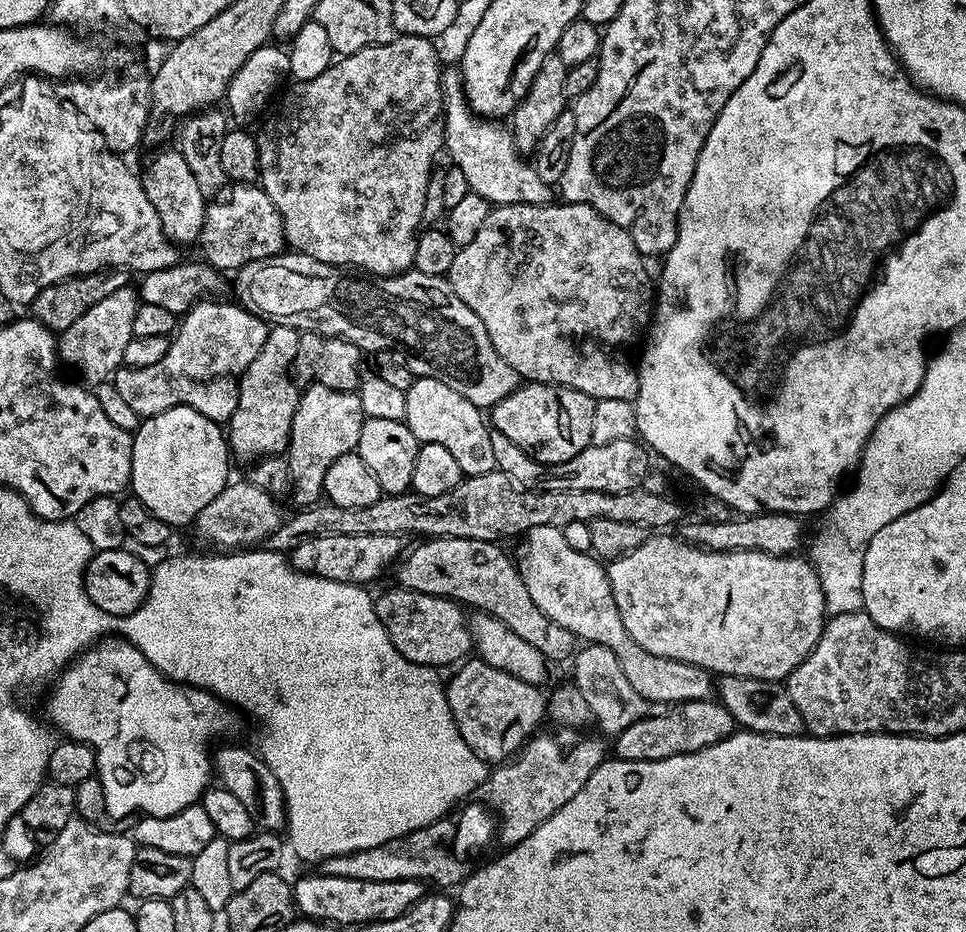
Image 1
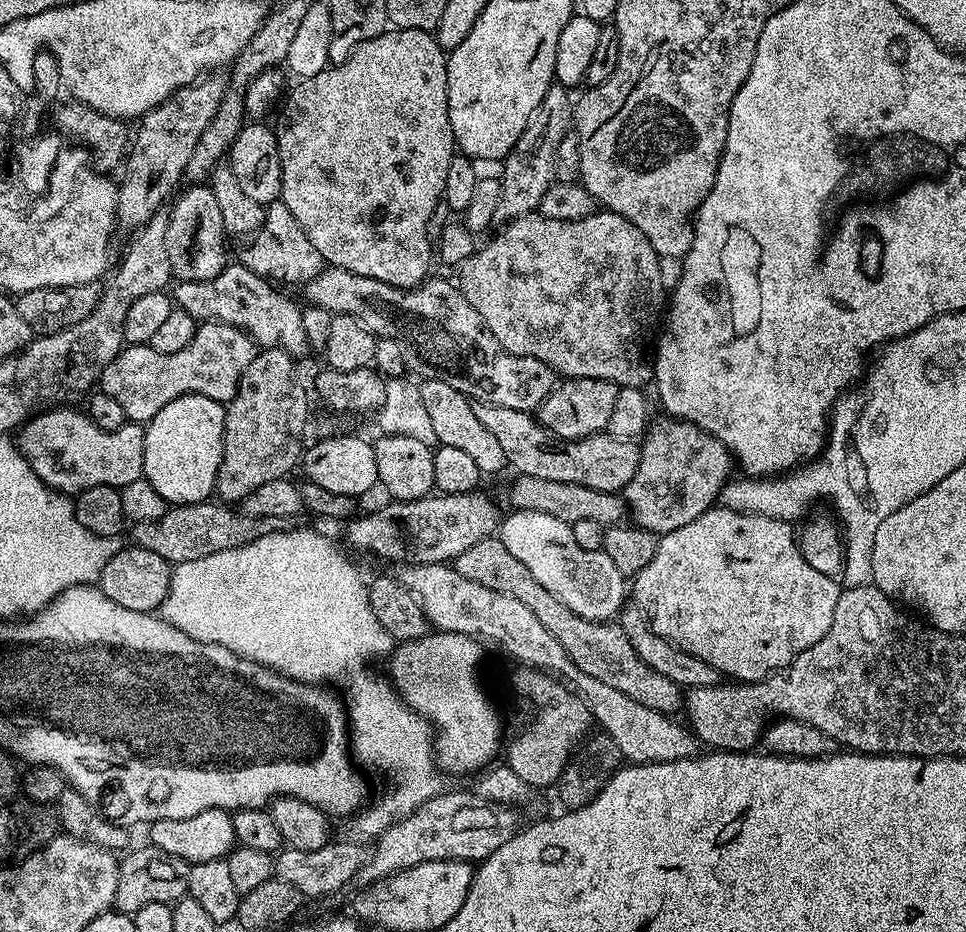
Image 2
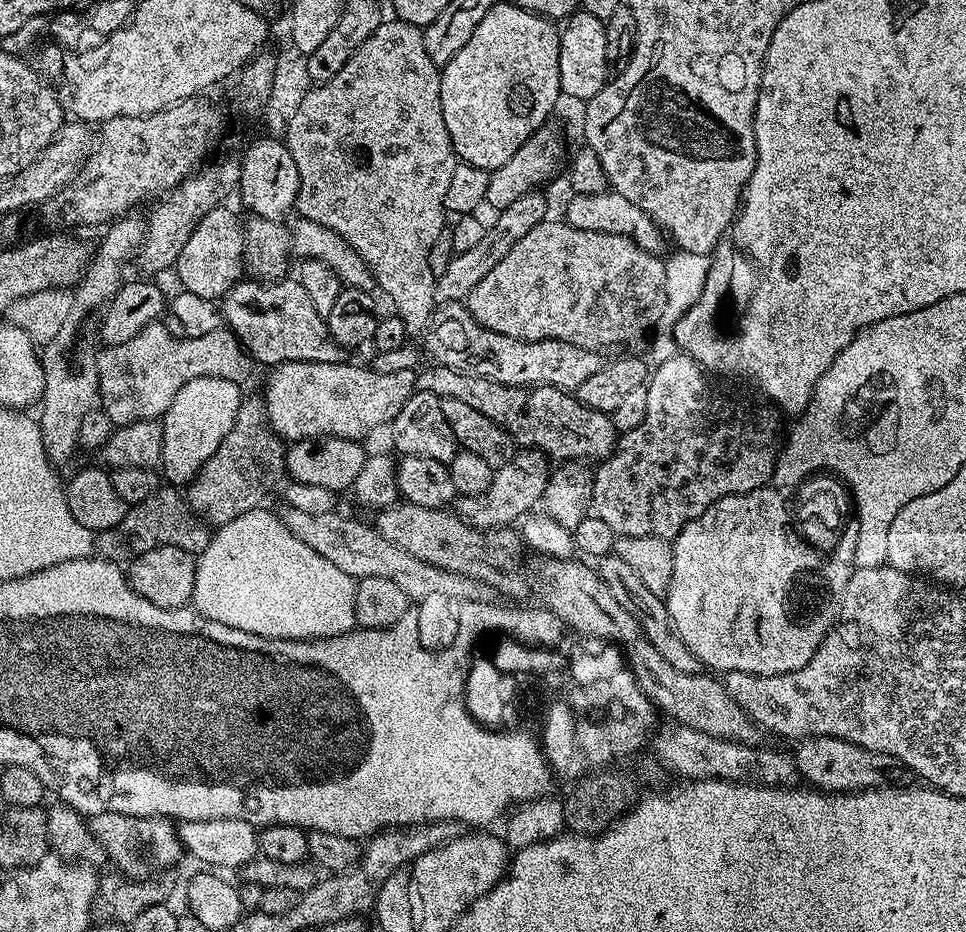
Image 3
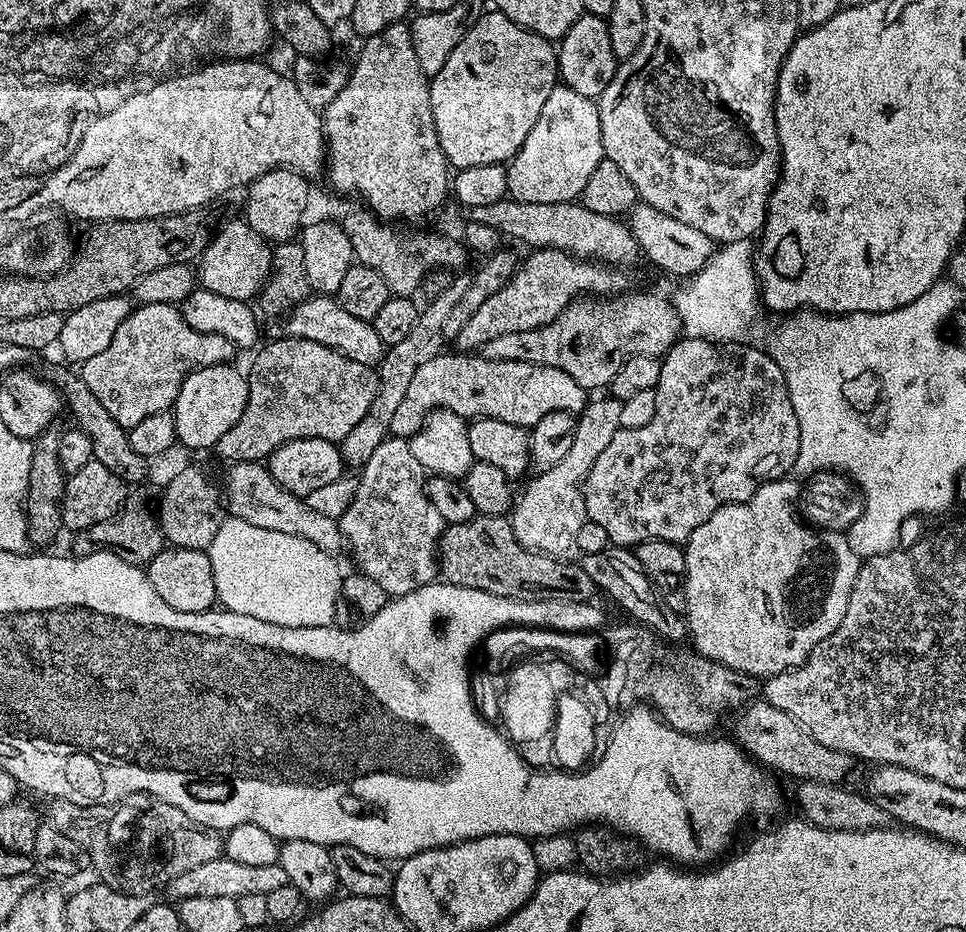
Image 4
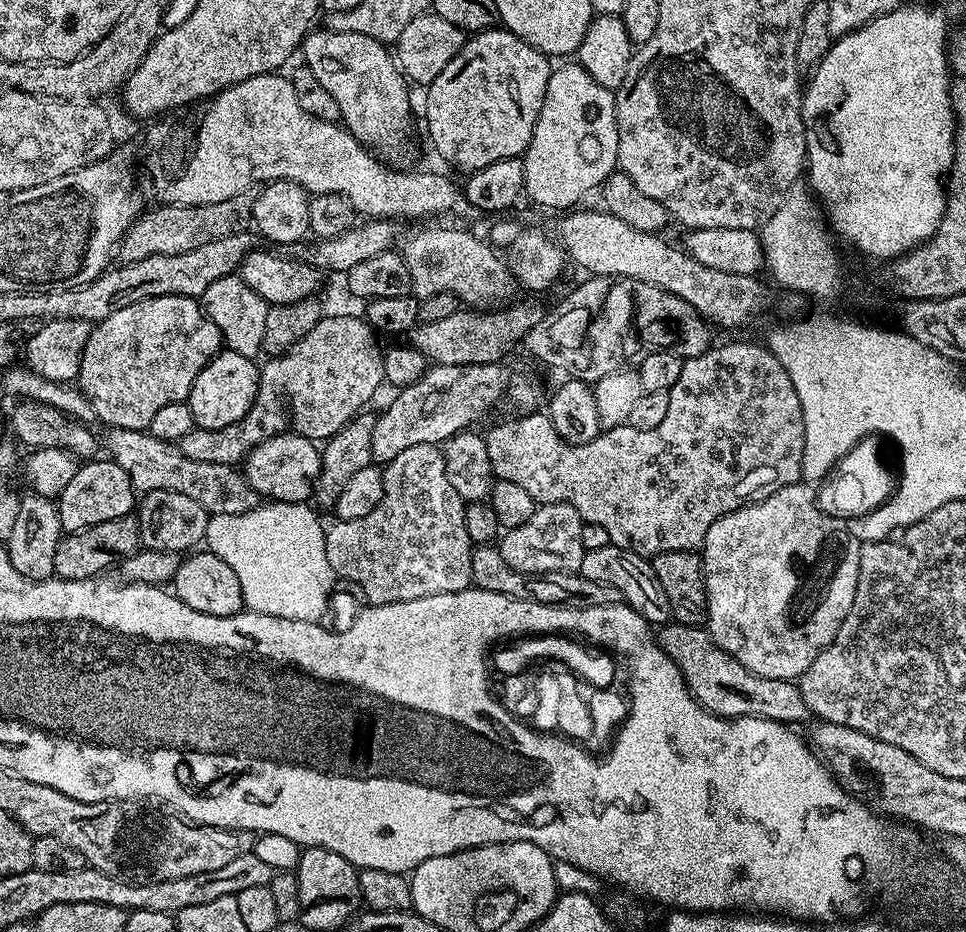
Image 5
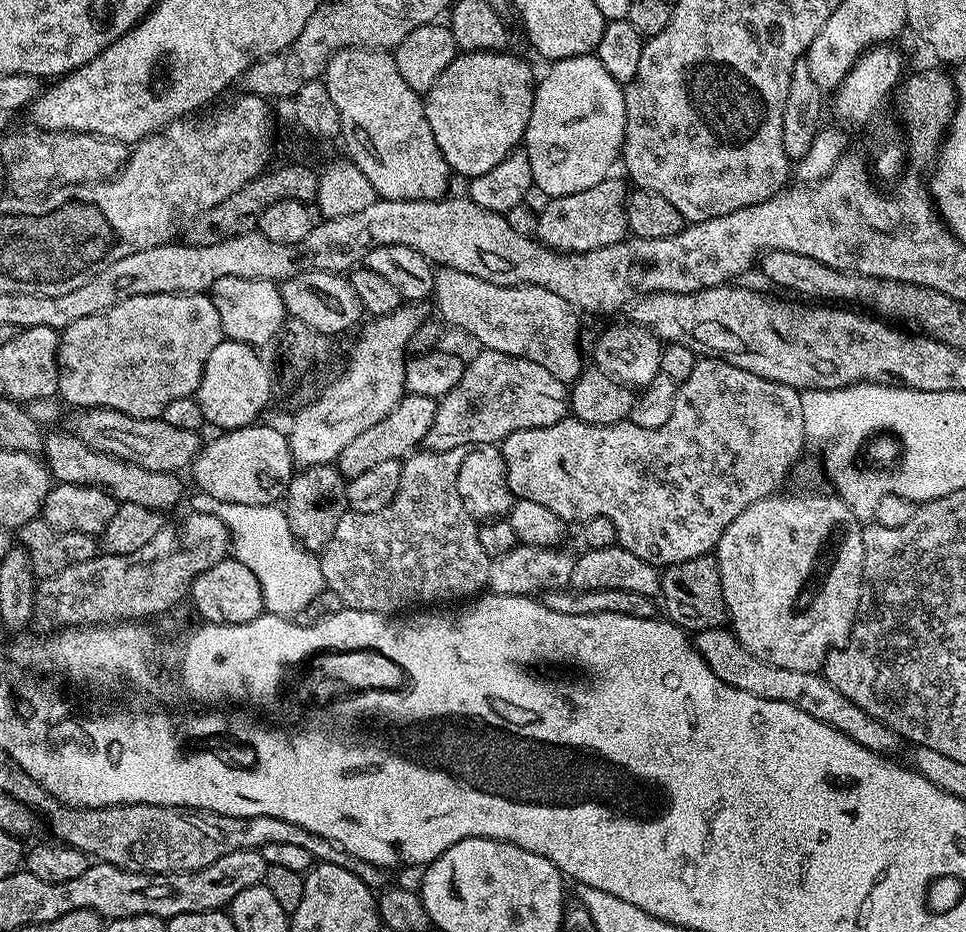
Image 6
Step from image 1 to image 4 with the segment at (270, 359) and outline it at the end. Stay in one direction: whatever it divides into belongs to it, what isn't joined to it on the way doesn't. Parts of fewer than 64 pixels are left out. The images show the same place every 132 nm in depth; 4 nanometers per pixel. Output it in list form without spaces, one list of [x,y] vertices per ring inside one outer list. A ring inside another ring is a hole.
[[[184,468],[158,496],[160,529],[165,541],[174,548],[207,550],[226,518],[226,505],[221,489],[200,468]]]

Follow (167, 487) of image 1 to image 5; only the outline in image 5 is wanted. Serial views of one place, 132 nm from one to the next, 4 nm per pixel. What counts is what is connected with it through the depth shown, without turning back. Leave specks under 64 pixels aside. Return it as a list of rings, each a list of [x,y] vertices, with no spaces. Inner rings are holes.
[[[227,350],[217,352],[216,357],[198,374],[198,378],[194,378],[194,386],[186,401],[196,427],[222,430],[222,426],[238,422],[238,418],[242,418],[250,410],[258,394],[259,381],[260,370],[253,357]]]

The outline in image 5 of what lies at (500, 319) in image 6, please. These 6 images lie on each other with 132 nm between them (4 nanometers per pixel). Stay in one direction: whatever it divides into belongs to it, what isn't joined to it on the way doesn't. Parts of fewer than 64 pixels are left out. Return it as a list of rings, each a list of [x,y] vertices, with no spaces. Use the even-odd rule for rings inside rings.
[[[420,226],[417,232],[412,232],[408,237],[404,240],[404,249],[402,249],[402,255],[404,261],[406,262],[406,266],[410,270],[410,282],[412,283],[411,295],[417,298],[425,298],[428,296],[442,294],[443,292],[449,292],[452,295],[456,295],[458,299],[460,299],[461,305],[467,306],[472,310],[492,310],[497,306],[503,305],[505,302],[511,301],[513,299],[512,296],[512,288],[514,289],[514,281],[512,278],[512,272],[509,271],[507,263],[503,259],[500,260],[497,253],[494,251],[491,244],[488,243],[487,239],[475,236],[472,232],[463,232],[460,228],[424,228],[428,226]]]

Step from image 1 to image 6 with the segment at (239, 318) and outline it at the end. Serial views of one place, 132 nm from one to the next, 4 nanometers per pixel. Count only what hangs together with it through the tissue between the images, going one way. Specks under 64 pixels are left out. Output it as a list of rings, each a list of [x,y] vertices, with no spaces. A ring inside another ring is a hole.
[[[167,292],[126,298],[110,306],[110,310],[70,322],[60,332],[60,349],[56,355],[60,370],[58,392],[63,403],[73,404],[71,407],[76,410],[113,408],[139,420],[155,420],[163,417],[170,402],[196,395],[206,358],[210,358],[214,346],[223,339],[222,322],[218,322],[218,310],[214,310],[211,295]]]

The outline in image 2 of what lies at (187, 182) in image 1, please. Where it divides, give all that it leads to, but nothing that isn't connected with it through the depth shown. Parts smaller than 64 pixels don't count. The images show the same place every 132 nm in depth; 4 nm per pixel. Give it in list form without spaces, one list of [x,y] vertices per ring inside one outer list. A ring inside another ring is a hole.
[[[196,182],[188,188],[172,204],[172,213],[168,216],[168,229],[165,227],[162,232],[162,251],[170,258],[172,274],[176,280],[205,280],[214,278],[226,266],[224,260],[224,240],[226,233],[222,214],[218,210],[218,201],[215,200],[211,187]]]

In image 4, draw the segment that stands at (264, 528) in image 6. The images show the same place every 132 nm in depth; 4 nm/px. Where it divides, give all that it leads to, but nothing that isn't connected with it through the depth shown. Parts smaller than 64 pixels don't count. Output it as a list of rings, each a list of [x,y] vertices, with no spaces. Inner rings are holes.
[[[229,515],[222,526],[218,526],[218,534],[214,534],[214,542],[206,551],[214,570],[216,599],[227,611],[250,614],[250,618],[262,618],[262,622],[287,628],[321,629],[335,621],[332,619],[336,616],[336,603],[342,600],[342,571],[332,561],[335,560],[333,553],[322,551],[314,542],[278,530],[262,530],[262,526],[250,526],[250,522]]]

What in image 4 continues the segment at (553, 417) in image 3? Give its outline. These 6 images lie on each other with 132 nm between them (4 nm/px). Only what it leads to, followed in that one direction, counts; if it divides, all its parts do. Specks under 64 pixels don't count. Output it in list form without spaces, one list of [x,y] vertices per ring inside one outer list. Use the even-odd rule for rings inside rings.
[[[438,354],[414,370],[414,378],[390,422],[393,437],[407,438],[419,432],[425,418],[436,408],[449,408],[465,418],[498,418],[530,430],[551,412],[583,412],[590,399],[586,389],[578,386],[570,374],[554,370],[554,366],[491,360],[483,354],[455,355]]]

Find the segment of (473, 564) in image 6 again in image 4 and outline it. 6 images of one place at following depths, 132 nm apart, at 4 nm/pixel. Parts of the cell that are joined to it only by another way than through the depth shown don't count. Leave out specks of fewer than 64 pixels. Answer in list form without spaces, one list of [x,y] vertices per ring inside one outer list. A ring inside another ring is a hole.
[[[389,438],[382,441],[378,450],[370,457],[363,468],[359,469],[356,480],[356,493],[354,502],[342,514],[338,521],[340,535],[352,547],[352,556],[356,559],[355,566],[361,573],[374,578],[388,598],[405,596],[422,586],[433,583],[438,576],[438,545],[440,535],[444,533],[445,522],[442,514],[434,508],[434,502],[426,494],[424,485],[426,473],[424,468],[410,454],[410,446],[407,439]]]

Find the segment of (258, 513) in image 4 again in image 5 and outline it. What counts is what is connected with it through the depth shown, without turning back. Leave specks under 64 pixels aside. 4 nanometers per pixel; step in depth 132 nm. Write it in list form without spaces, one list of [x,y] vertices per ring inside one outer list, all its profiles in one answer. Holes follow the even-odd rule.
[[[108,428],[105,433],[102,444],[108,447],[107,455],[115,464],[122,466],[122,470],[126,470],[137,493],[178,490],[178,494],[187,494],[213,516],[242,514],[254,510],[261,503],[261,496],[252,489],[243,471],[231,464],[197,462],[194,458],[186,458],[186,454],[182,454],[173,443],[154,438],[146,430]]]

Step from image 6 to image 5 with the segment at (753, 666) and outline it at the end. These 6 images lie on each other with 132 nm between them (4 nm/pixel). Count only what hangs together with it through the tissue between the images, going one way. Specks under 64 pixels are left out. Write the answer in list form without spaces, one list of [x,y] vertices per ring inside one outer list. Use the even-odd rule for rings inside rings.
[[[669,622],[659,629],[658,639],[664,652],[670,654],[672,661],[680,667],[692,697],[715,716],[757,716],[789,726],[799,725],[799,720],[809,719],[810,713],[800,693],[799,683],[762,678],[746,670],[738,658],[718,647],[707,627]]]

